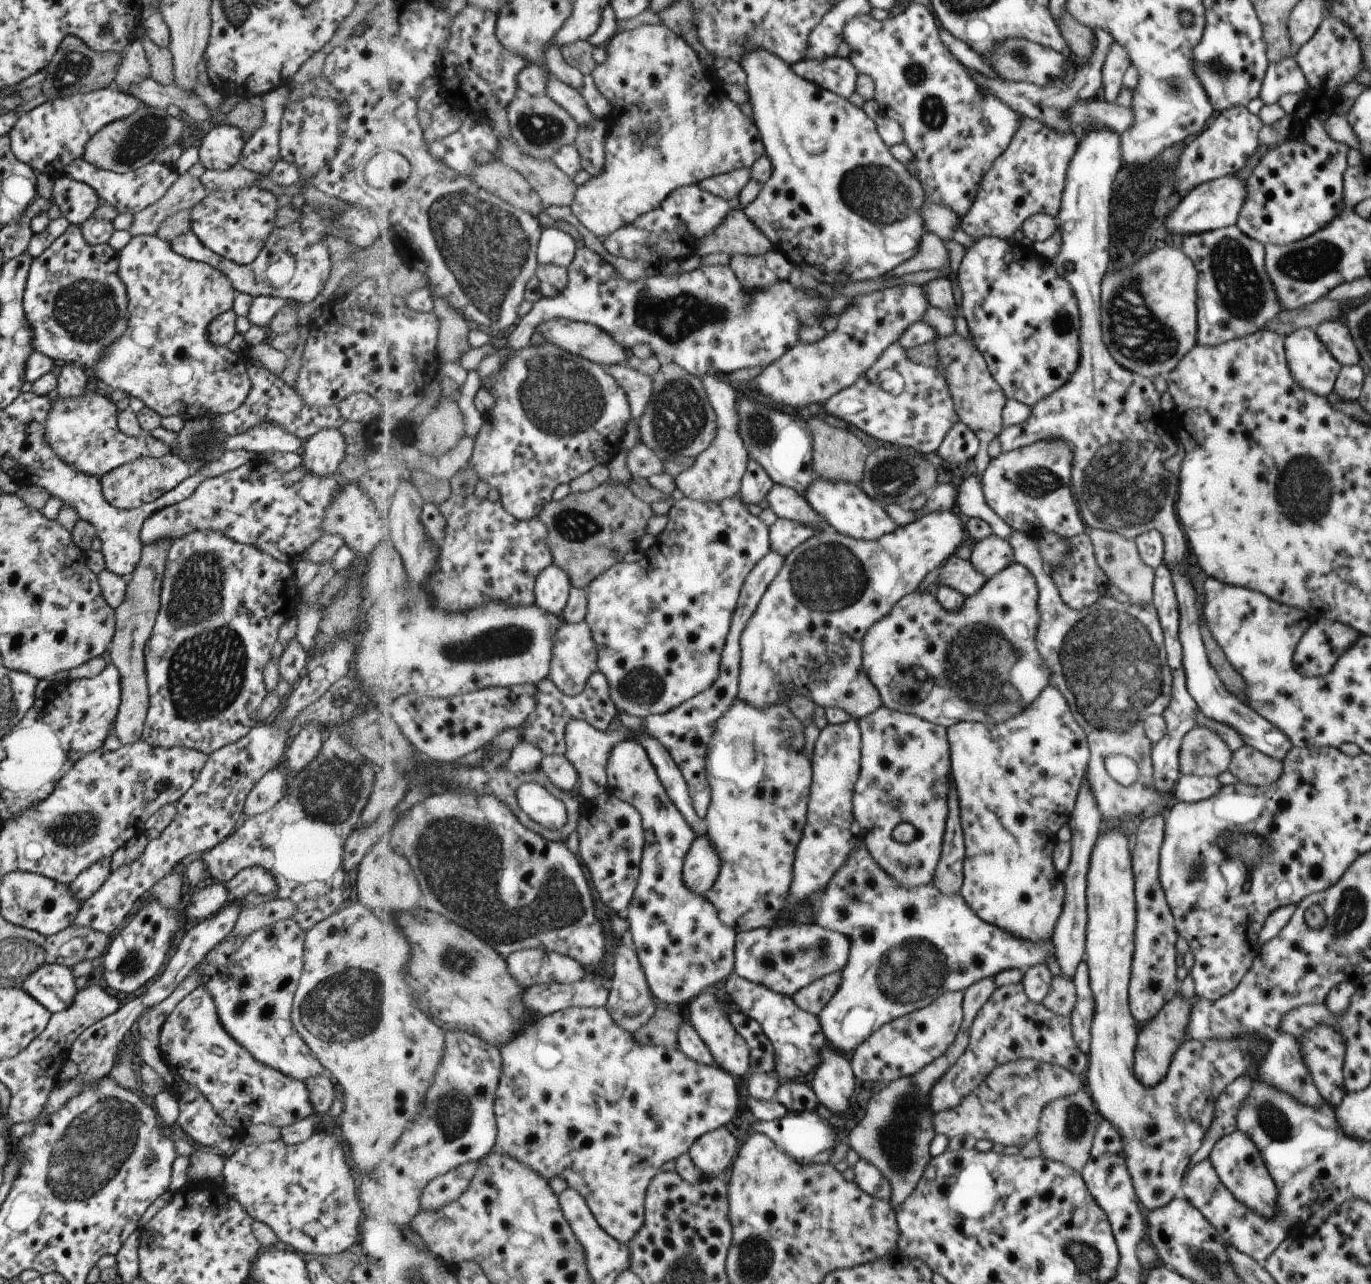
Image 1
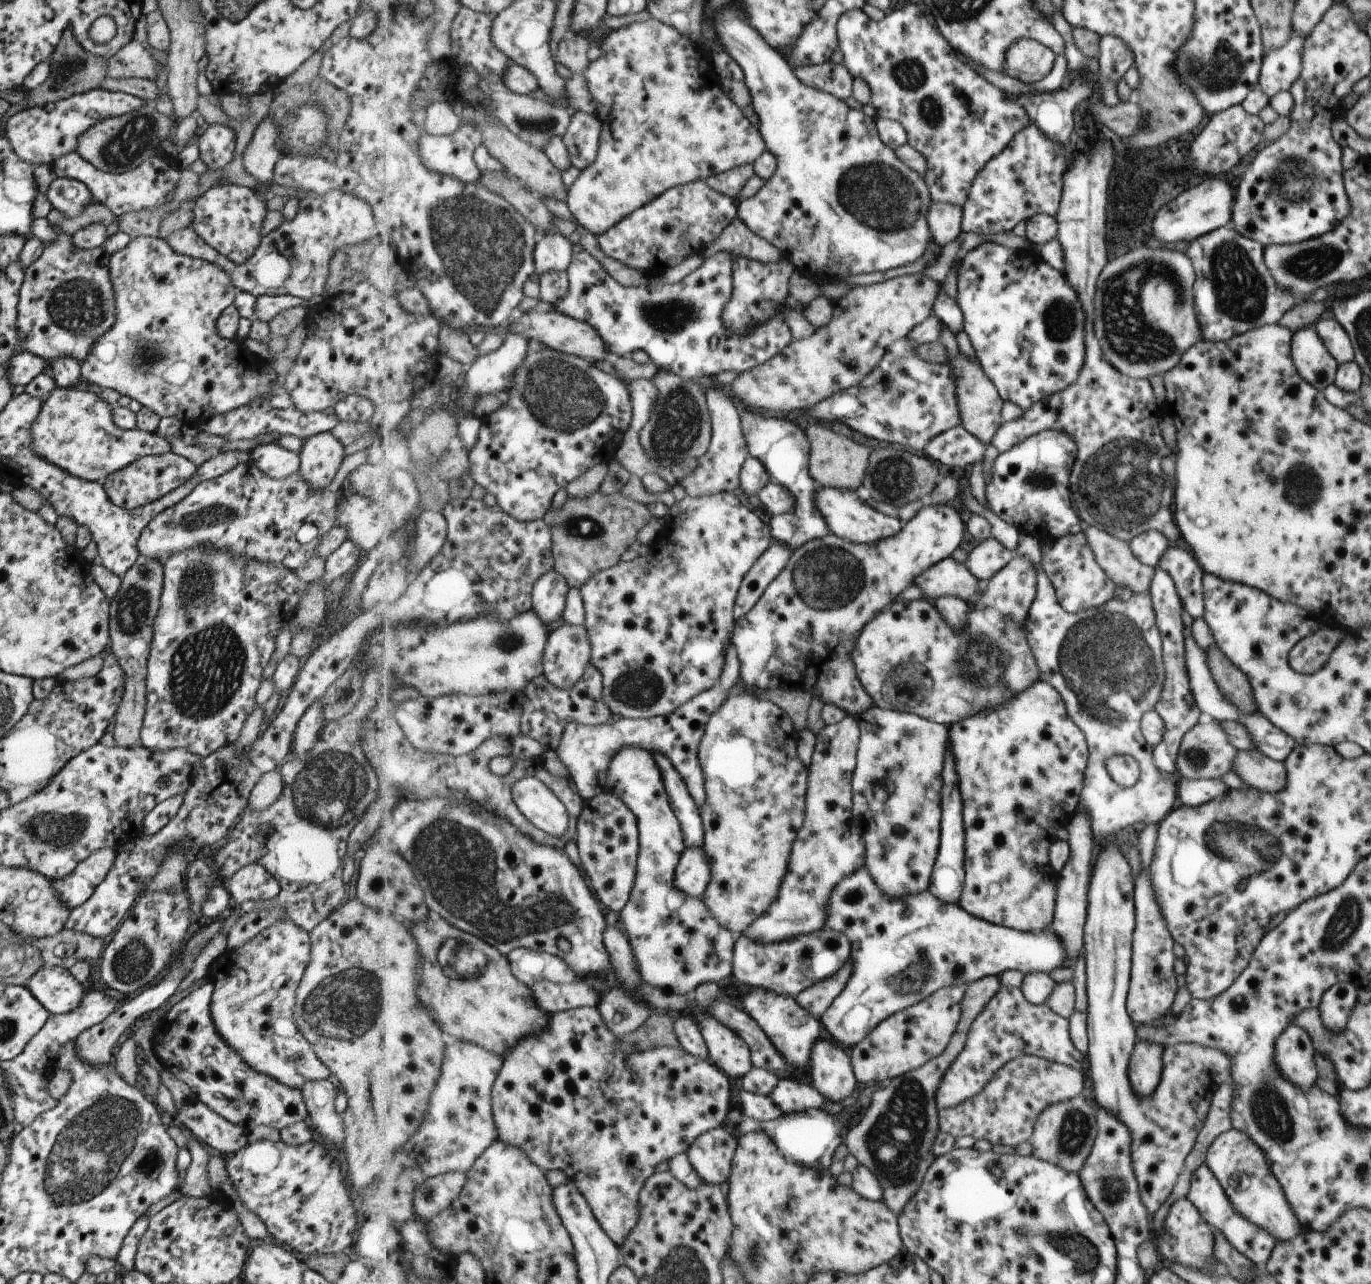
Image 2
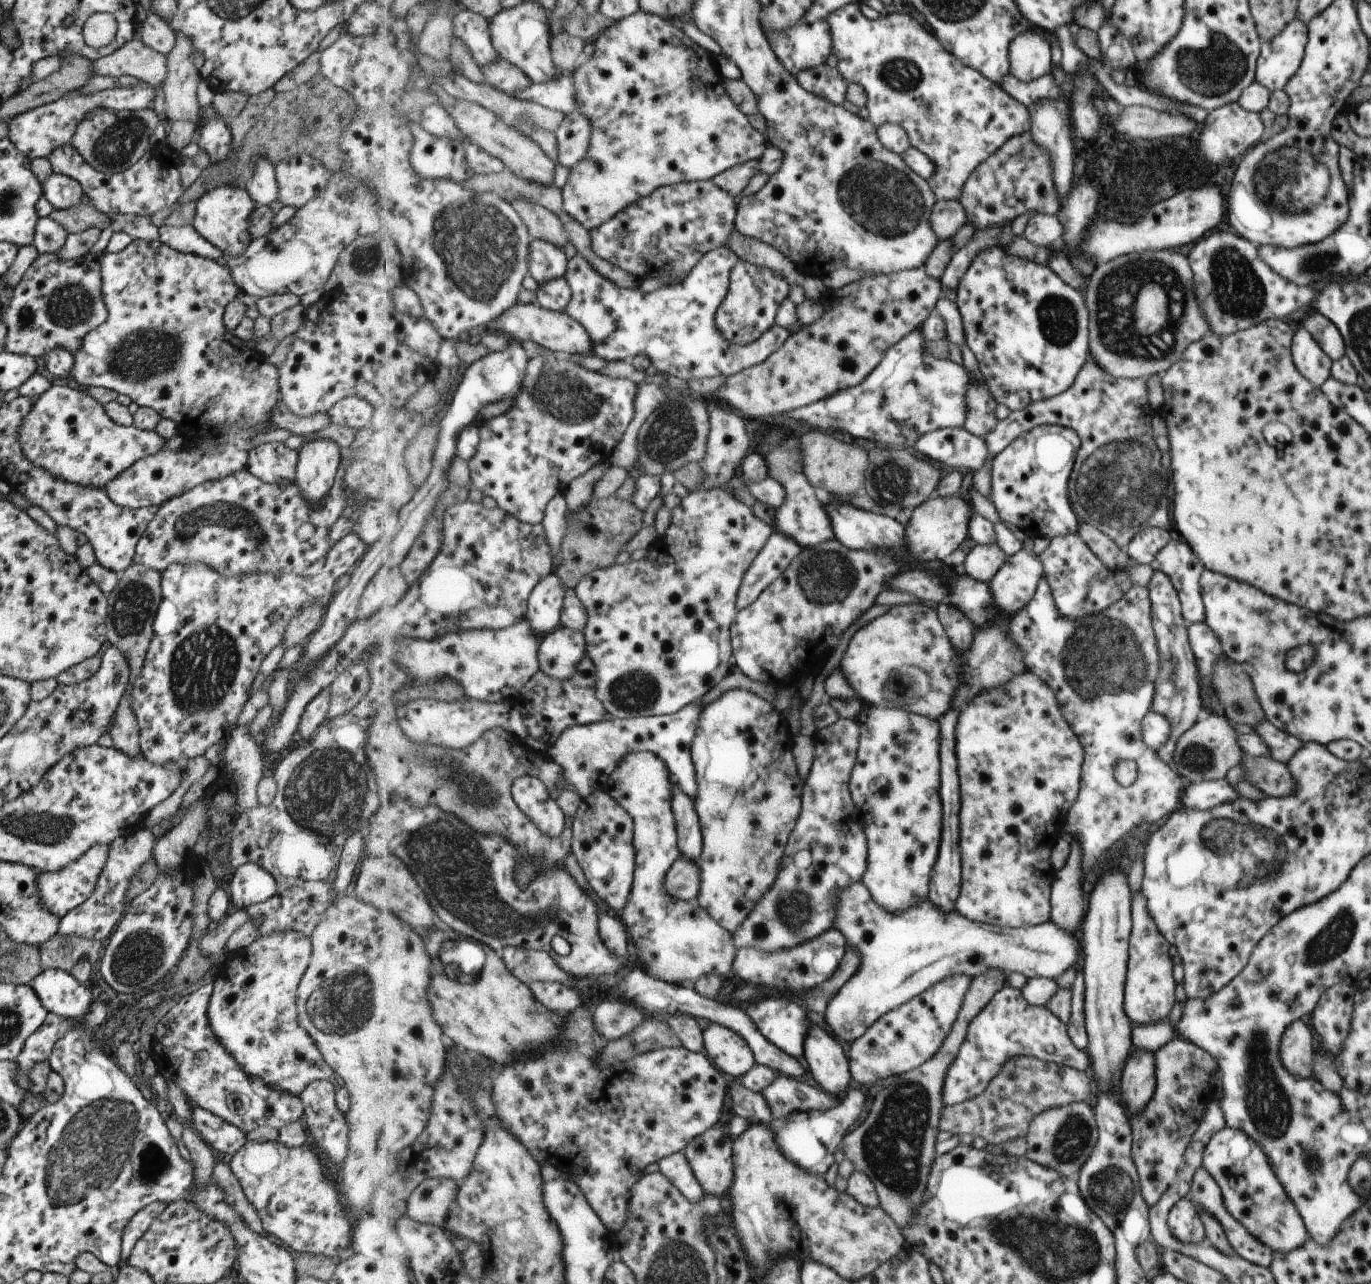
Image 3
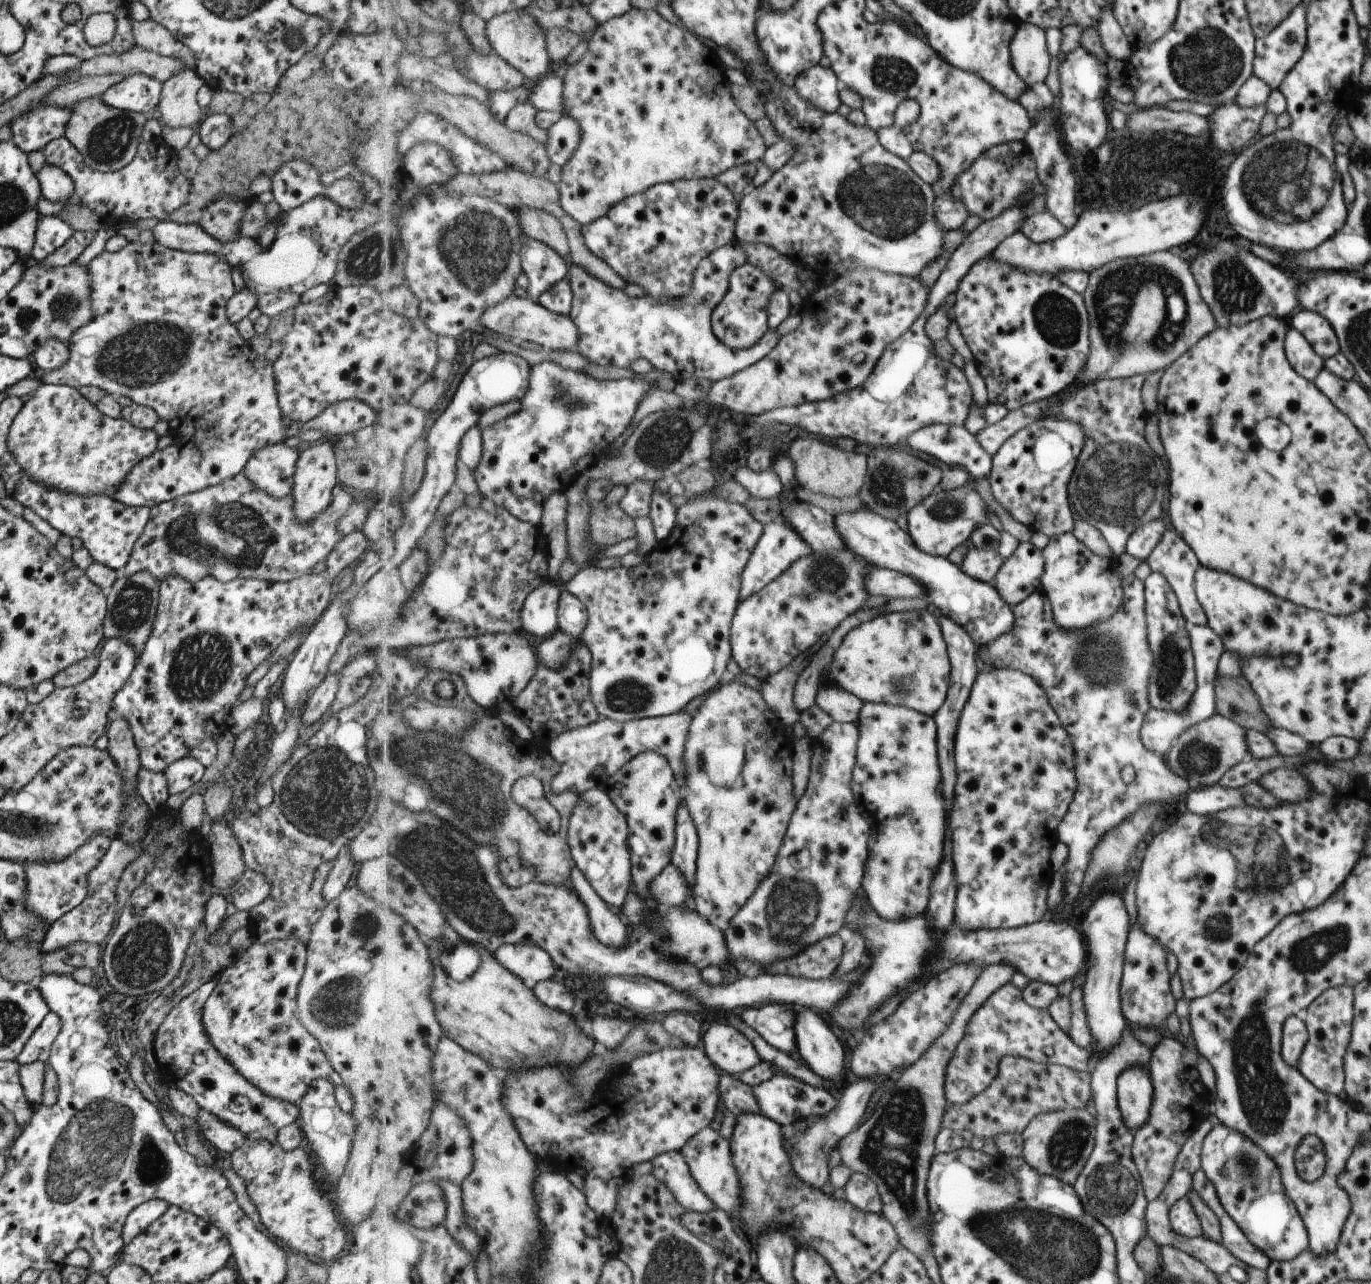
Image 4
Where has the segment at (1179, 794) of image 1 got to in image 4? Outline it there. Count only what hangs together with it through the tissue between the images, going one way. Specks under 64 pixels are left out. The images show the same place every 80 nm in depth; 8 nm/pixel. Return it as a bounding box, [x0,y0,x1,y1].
[1184,783,1243,816]

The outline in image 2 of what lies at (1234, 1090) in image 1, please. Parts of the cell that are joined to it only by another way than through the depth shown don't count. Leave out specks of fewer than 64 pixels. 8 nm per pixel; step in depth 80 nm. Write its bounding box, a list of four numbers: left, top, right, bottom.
[1151,1082,1234,1231]

